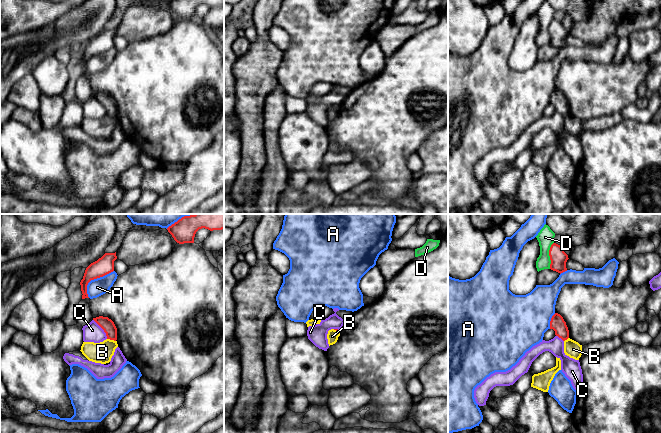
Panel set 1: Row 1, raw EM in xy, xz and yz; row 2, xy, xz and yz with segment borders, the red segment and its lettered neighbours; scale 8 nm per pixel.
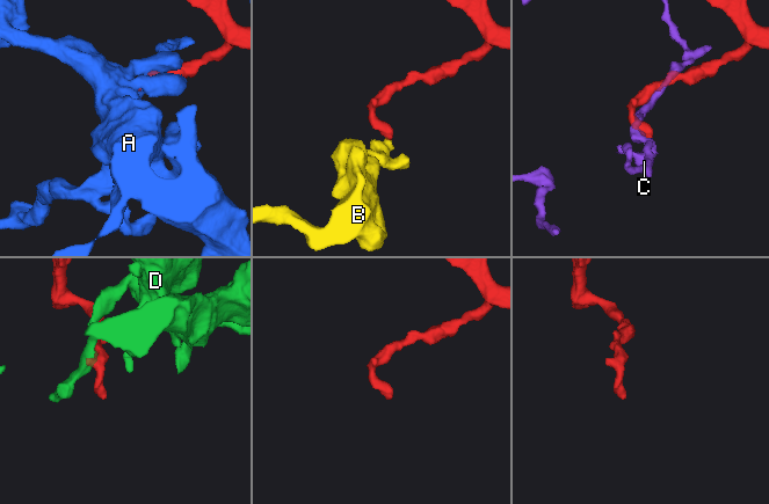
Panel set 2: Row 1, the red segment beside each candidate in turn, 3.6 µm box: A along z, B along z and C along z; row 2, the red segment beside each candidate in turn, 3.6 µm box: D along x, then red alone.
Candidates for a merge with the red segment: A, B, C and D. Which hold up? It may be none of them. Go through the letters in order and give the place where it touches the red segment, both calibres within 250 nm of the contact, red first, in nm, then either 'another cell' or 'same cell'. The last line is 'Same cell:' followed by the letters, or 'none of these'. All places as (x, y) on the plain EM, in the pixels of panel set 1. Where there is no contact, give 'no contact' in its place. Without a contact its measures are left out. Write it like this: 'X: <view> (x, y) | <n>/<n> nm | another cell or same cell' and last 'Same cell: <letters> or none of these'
A: xy (93, 55) | 140/140 nm | another cell
B: xy (111, 115) | 100/170 nm | another cell
C: xy (102, 104) | 100/160 nm | another cell
D: yz (549, 31) | 140/140 nm | another cell
Same cell: none of these

